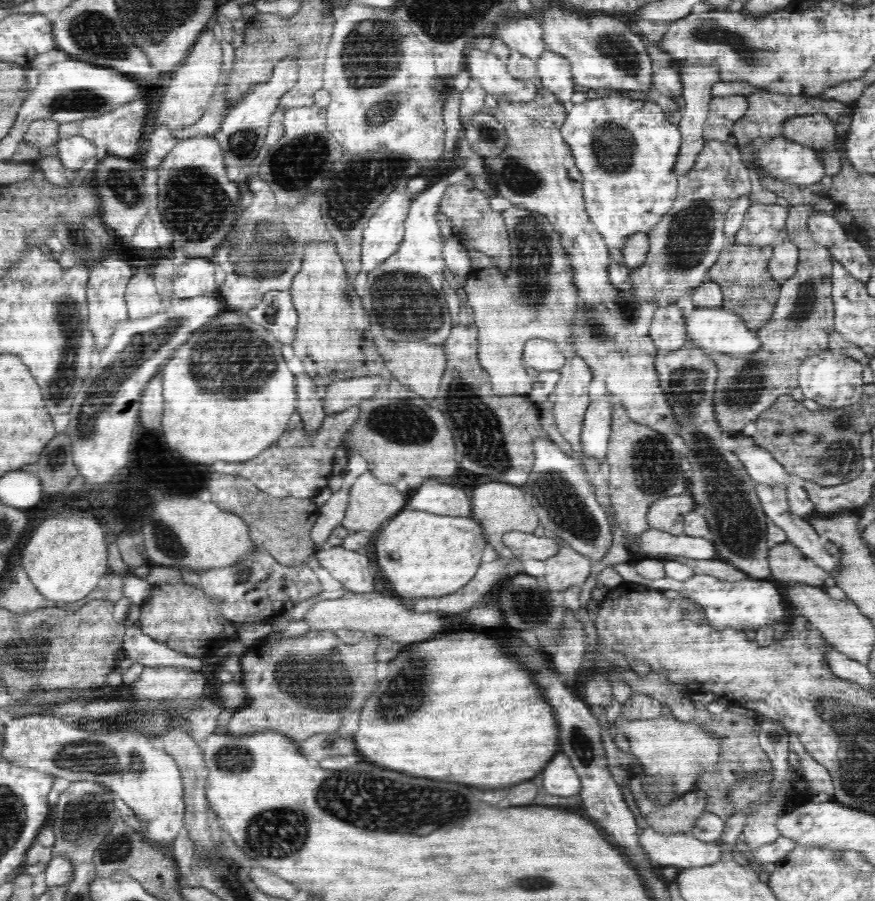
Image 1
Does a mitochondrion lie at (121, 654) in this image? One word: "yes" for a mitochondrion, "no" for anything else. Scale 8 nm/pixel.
no

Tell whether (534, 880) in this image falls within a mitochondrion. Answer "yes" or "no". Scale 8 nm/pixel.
yes

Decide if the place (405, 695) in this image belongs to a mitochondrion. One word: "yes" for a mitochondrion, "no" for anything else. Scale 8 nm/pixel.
yes

